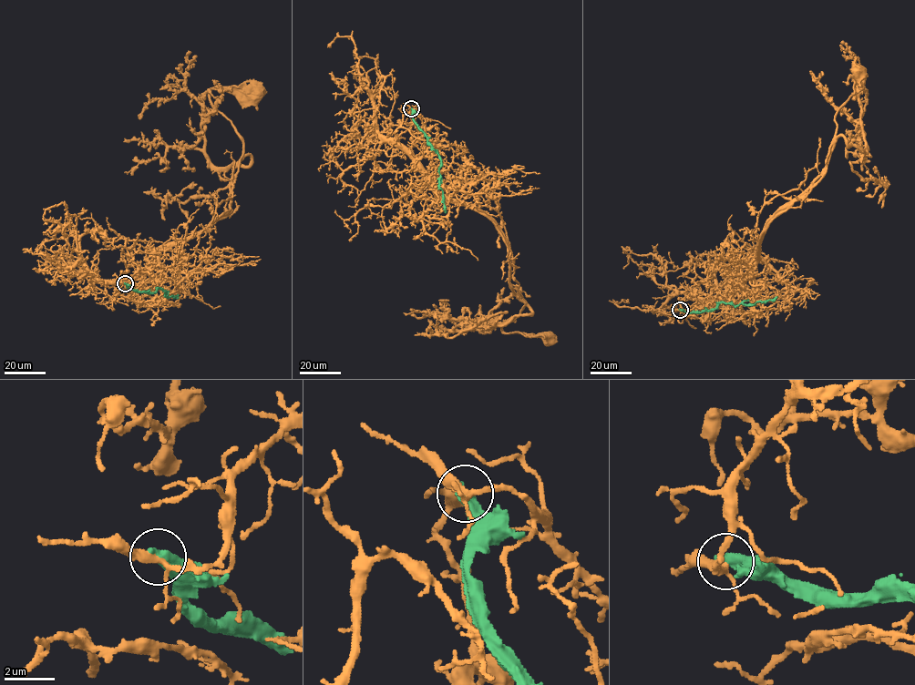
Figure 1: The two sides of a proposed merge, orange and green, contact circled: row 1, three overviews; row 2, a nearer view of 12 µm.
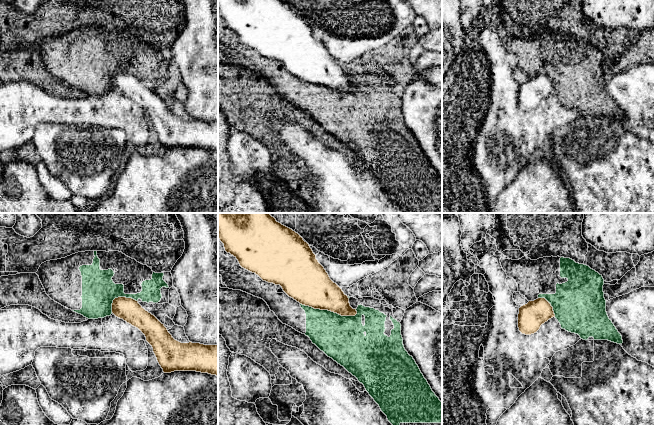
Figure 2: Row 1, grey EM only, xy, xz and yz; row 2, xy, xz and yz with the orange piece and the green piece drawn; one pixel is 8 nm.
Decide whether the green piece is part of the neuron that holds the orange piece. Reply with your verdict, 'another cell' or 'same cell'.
another cell

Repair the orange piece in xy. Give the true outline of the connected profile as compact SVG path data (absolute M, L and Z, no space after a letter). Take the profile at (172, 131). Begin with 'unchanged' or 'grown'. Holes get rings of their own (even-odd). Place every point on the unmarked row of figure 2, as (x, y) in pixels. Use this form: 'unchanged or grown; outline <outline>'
unchanged; outline M115 74L112 89L145 111L164 149L196 147L218 152L218 121L175 116L164 100L132 74Z

